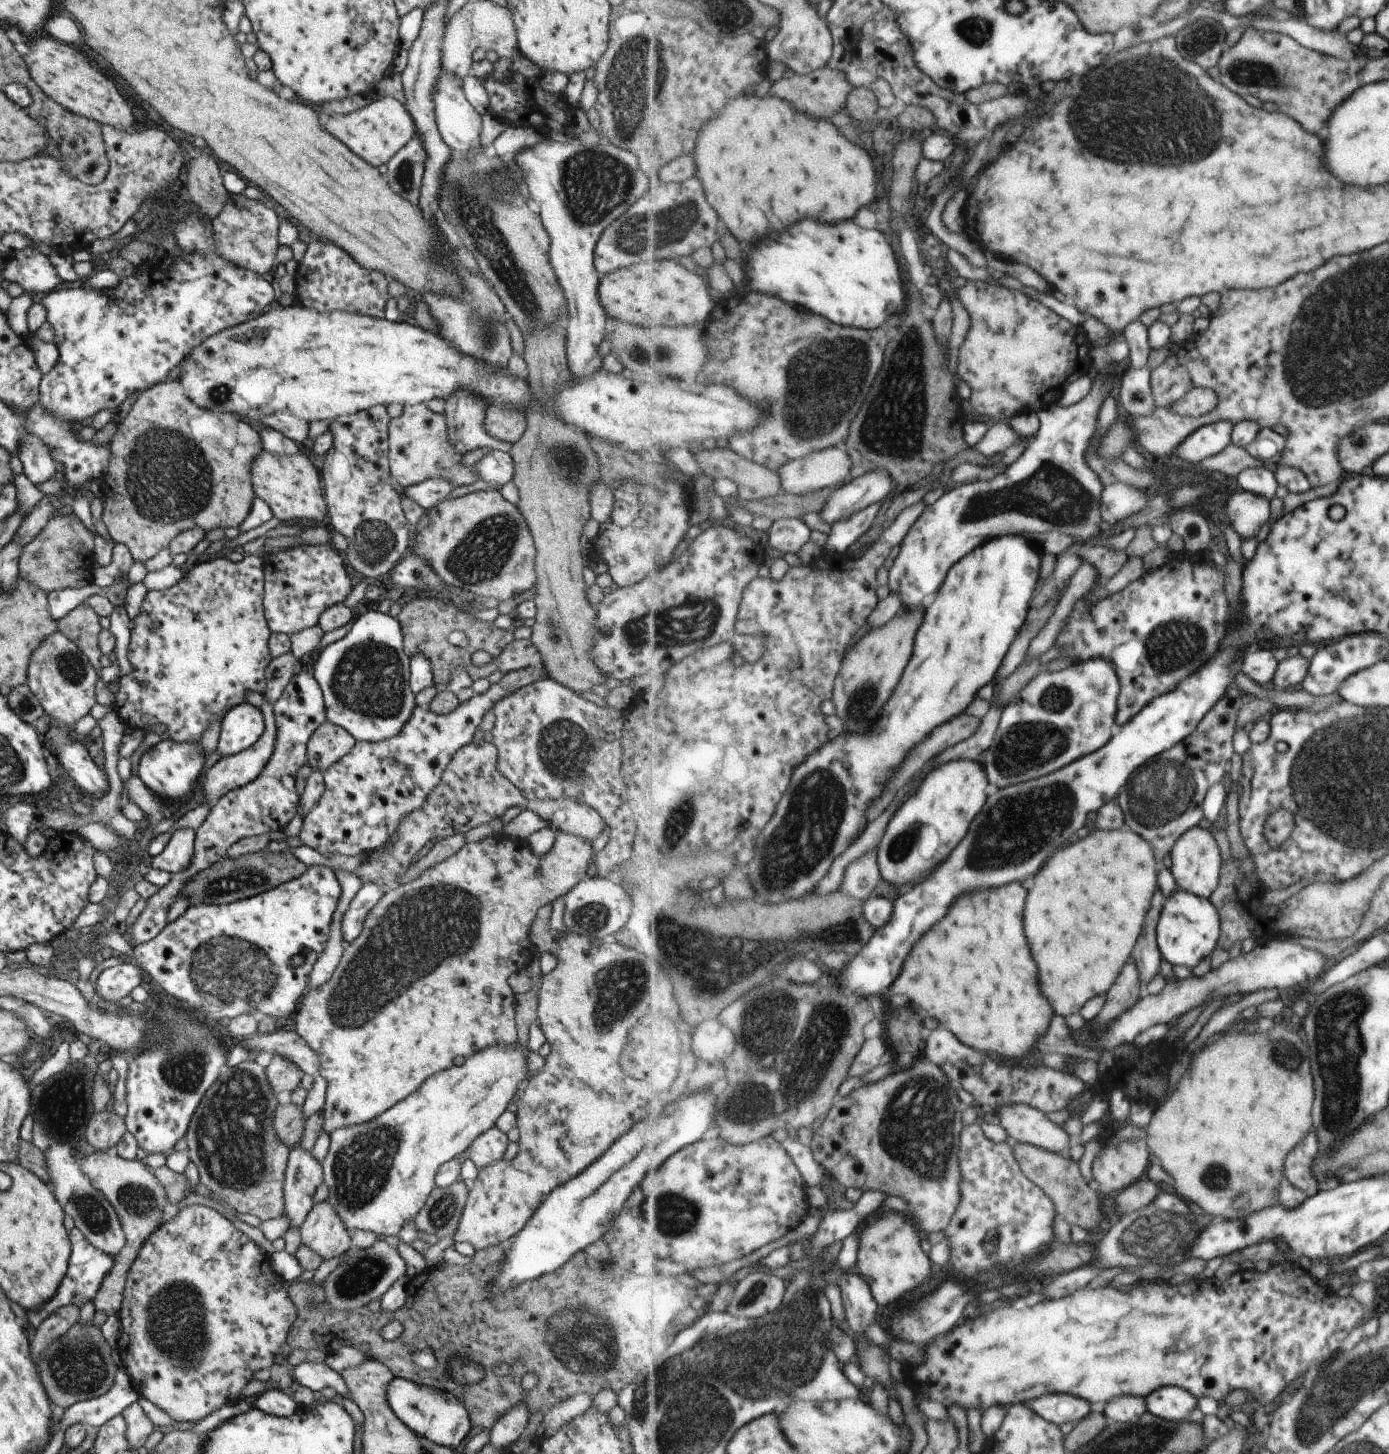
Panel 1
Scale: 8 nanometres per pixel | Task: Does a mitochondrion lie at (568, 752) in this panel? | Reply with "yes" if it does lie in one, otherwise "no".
yes

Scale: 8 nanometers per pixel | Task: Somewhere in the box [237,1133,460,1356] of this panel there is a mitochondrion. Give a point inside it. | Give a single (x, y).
(362, 1277)

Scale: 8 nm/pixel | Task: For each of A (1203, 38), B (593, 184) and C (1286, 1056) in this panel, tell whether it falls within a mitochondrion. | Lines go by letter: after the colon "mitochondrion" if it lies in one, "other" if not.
A: mitochondrion
B: mitochondrion
C: mitochondrion

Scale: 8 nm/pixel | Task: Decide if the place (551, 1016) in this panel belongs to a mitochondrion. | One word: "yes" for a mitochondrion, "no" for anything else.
no

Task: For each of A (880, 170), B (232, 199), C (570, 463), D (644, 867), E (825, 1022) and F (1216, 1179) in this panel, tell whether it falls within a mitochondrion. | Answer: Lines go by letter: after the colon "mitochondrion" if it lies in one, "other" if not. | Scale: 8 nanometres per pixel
A: other
B: other
C: mitochondrion
D: other
E: mitochondrion
F: mitochondrion

